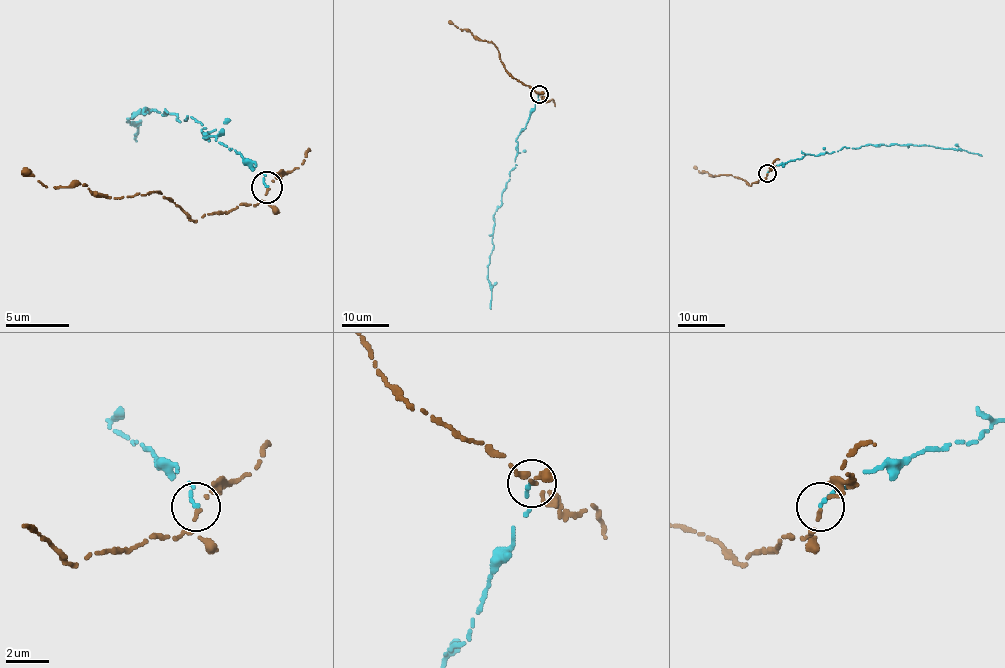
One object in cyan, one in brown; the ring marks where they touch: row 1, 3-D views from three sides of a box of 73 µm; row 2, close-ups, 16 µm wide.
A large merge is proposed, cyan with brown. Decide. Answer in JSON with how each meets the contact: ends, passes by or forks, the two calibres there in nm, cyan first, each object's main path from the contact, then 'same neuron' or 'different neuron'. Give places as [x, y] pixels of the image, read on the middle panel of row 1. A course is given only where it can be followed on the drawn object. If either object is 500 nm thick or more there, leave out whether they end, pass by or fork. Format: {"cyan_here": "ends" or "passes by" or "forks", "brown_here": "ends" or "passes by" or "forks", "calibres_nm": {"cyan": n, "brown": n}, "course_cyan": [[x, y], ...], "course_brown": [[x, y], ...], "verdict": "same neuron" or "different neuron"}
{"cyan_here": "ends", "brown_here": "ends", "calibres_nm": {"cyan": 200, "brown": 180}, "course_cyan": [[539, 94], [516, 140], [516, 167], [510, 172], [502, 205], [493, 215], [493, 249], [487, 269], [491, 308]], "course_brown": [[539, 94], [505, 69], [494, 44], [457, 28], [448, 21]], "verdict": "different neuron"}

